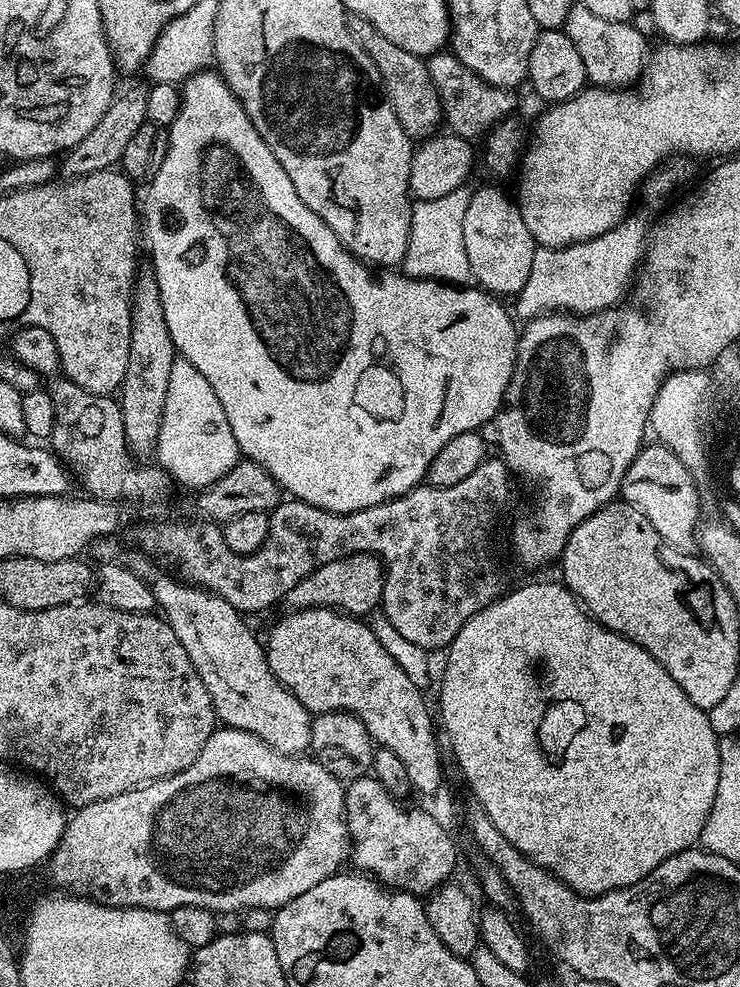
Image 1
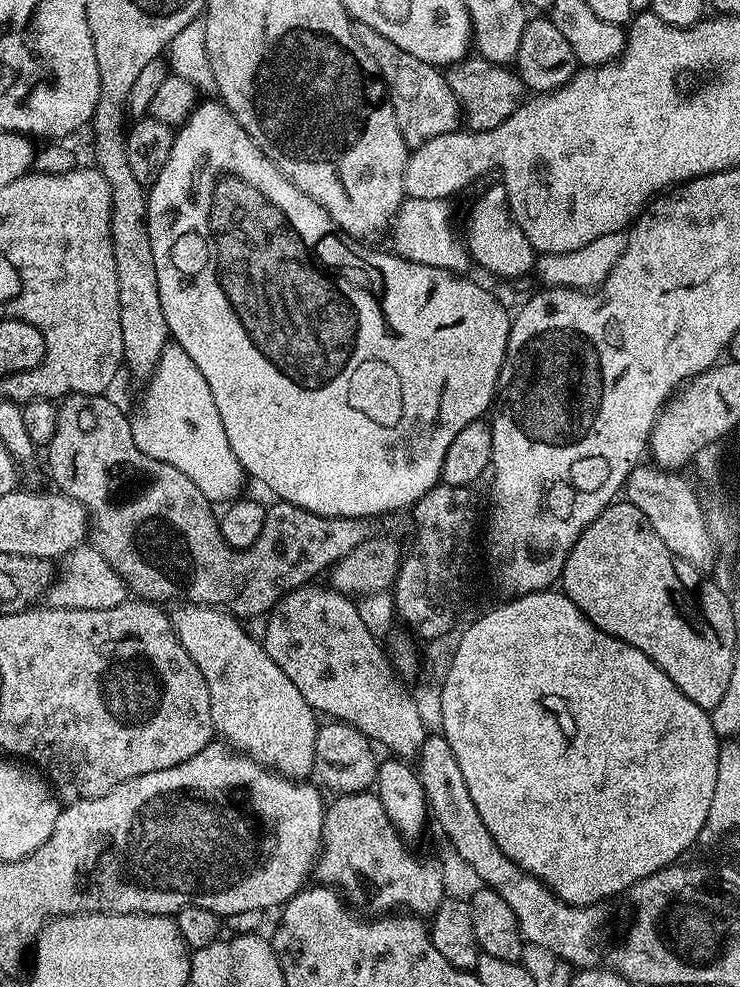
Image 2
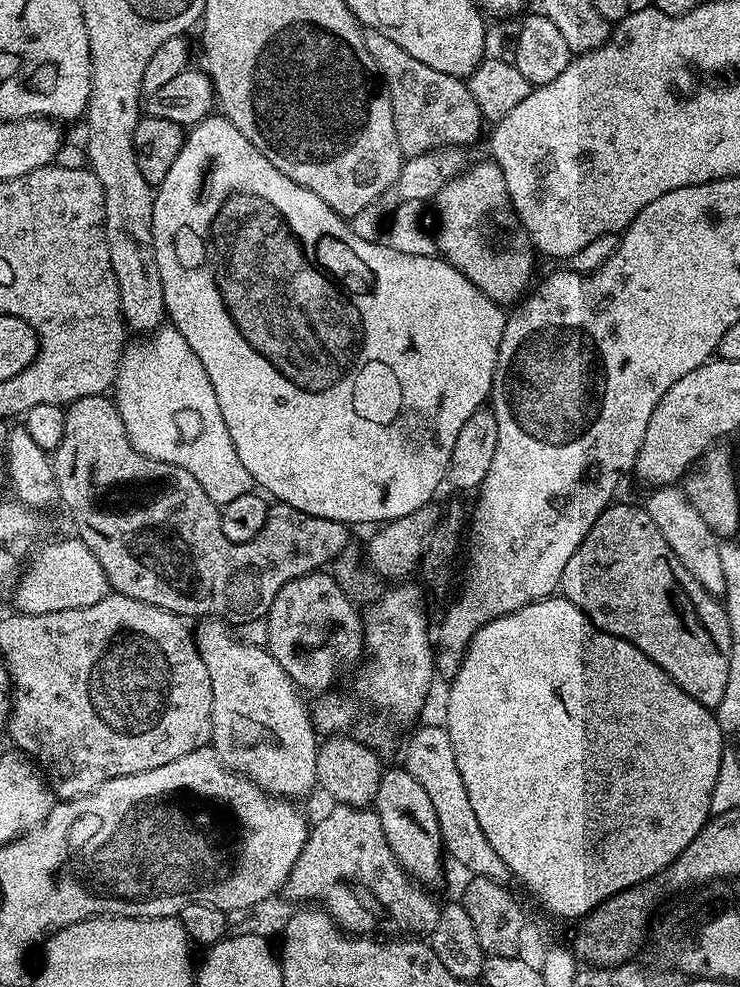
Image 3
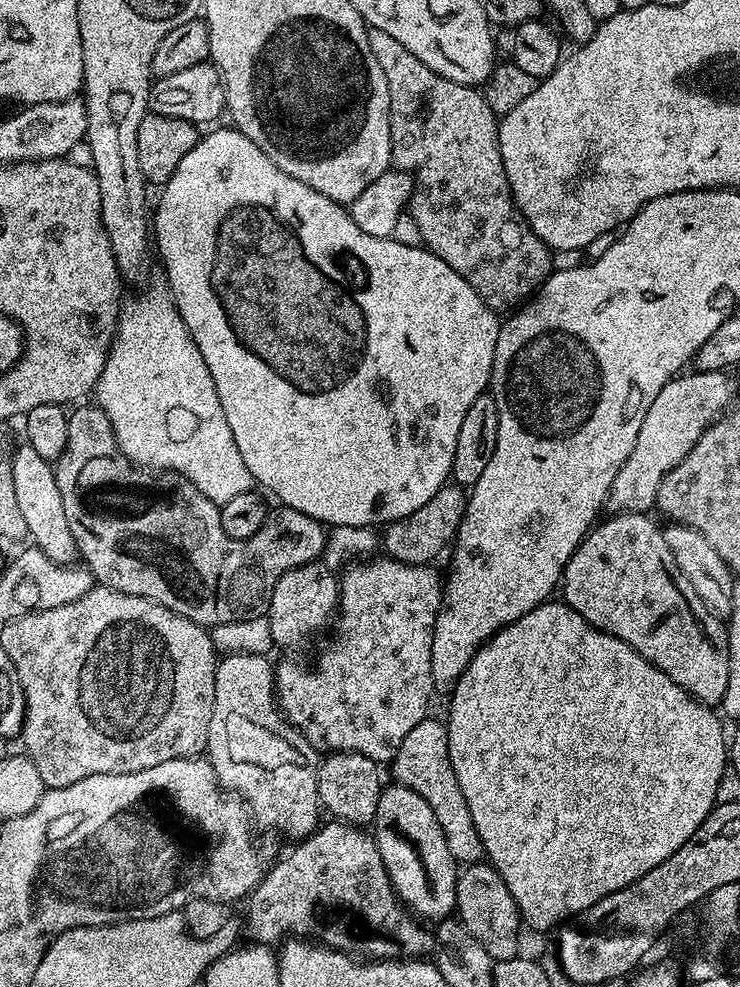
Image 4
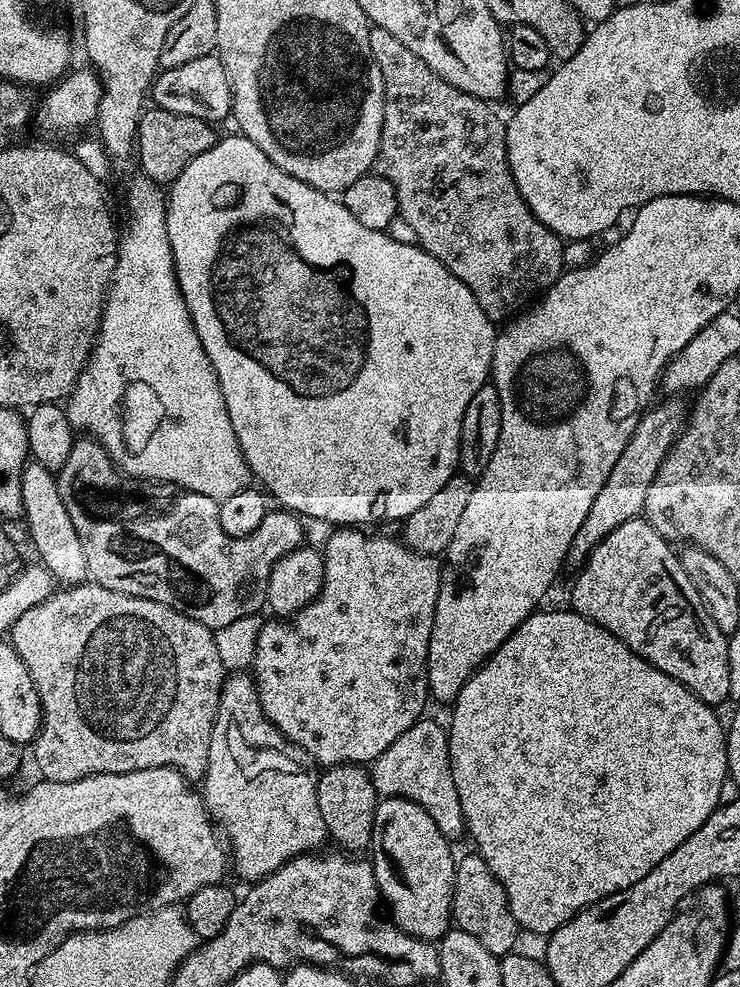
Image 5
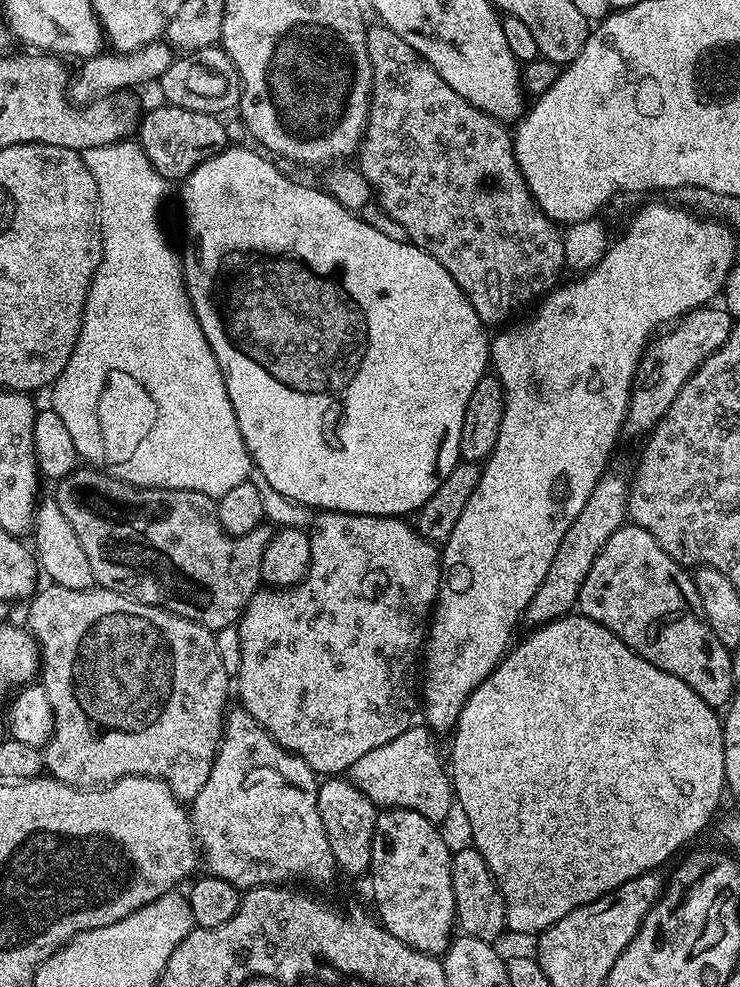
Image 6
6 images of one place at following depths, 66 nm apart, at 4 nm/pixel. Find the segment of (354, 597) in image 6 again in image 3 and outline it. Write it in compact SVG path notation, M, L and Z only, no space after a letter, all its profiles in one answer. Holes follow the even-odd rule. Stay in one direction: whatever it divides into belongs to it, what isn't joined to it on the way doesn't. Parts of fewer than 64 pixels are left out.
M400 582L389 592L384 592L362 616L364 623L364 646L367 652L366 659L355 669L356 677L352 680L352 688L356 696L372 712L380 716L360 716L360 708L352 700L344 696L320 694L315 697L316 705L310 708L312 727L320 734L350 734L355 740L362 741L369 746L380 746L387 736L395 734L399 728L407 724L415 725L424 703L428 700L428 691L432 688L432 679L437 679L436 662L434 659L434 640L428 636L428 612L424 609L424 596L412 584Z

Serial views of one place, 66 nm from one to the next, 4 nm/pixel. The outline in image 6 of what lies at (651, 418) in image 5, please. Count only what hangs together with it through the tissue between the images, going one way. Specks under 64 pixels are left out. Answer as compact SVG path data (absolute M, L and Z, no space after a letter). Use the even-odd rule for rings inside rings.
M605 471L600 481L594 486L586 506L582 506L582 514L578 514L578 518L574 518L574 522L570 522L570 530L566 530L566 538L562 538L562 542L558 546L558 554L554 554L554 562L550 562L550 570L546 572L546 578L542 580L542 586L538 586L538 594L534 594L534 598L530 598L530 606L526 606L524 611L523 619L525 621L529 620L529 625L548 624L559 618L559 616L569 615L577 607L582 582L586 582L586 574L590 574L590 566L594 566L594 558L598 558L602 546L606 546L606 542L610 542L612 535L618 529L623 528L629 519L629 477L626 478L622 473L612 471Z

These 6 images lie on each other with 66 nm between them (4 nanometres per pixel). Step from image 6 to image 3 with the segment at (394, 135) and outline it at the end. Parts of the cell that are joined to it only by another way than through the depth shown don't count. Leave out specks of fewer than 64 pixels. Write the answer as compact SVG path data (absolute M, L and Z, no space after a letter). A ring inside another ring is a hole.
M364 28L363 34L366 50L370 50L370 58L374 58L380 71L386 102L394 114L398 146L405 157L433 152L436 148L469 146L479 138L482 117L478 102L461 77L442 74L442 70L418 62L418 58L406 54L398 42L386 38L386 34L378 30ZM485 158L481 164L476 164L473 168L472 165L465 167L460 175L452 177L441 186L440 192L434 197L435 204L436 216L440 219L440 225L434 228L439 255L447 260L450 266L457 268L463 276L470 278L470 282L474 286L478 286L478 290L482 290L482 294L486 294L486 298L490 298L501 306L509 306L508 304L512 303L515 305L529 291L530 285L533 283L532 256L534 257L534 252L528 246L525 248L498 248L488 237L488 223L491 220L500 224L507 216L510 216L506 178L496 161Z

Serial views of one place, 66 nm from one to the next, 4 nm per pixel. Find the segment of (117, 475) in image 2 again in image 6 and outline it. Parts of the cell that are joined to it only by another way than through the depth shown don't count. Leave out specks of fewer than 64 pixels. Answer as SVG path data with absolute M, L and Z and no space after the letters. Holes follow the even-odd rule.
M91 466L77 467L55 488L54 499L62 514L70 518L70 526L74 526L78 542L82 542L82 550L86 550L99 587L155 608L165 608L213 630L235 625L254 594L261 591L262 554L272 541L273 529L261 526L245 536L226 534L218 522L213 497L185 488L138 488Z

